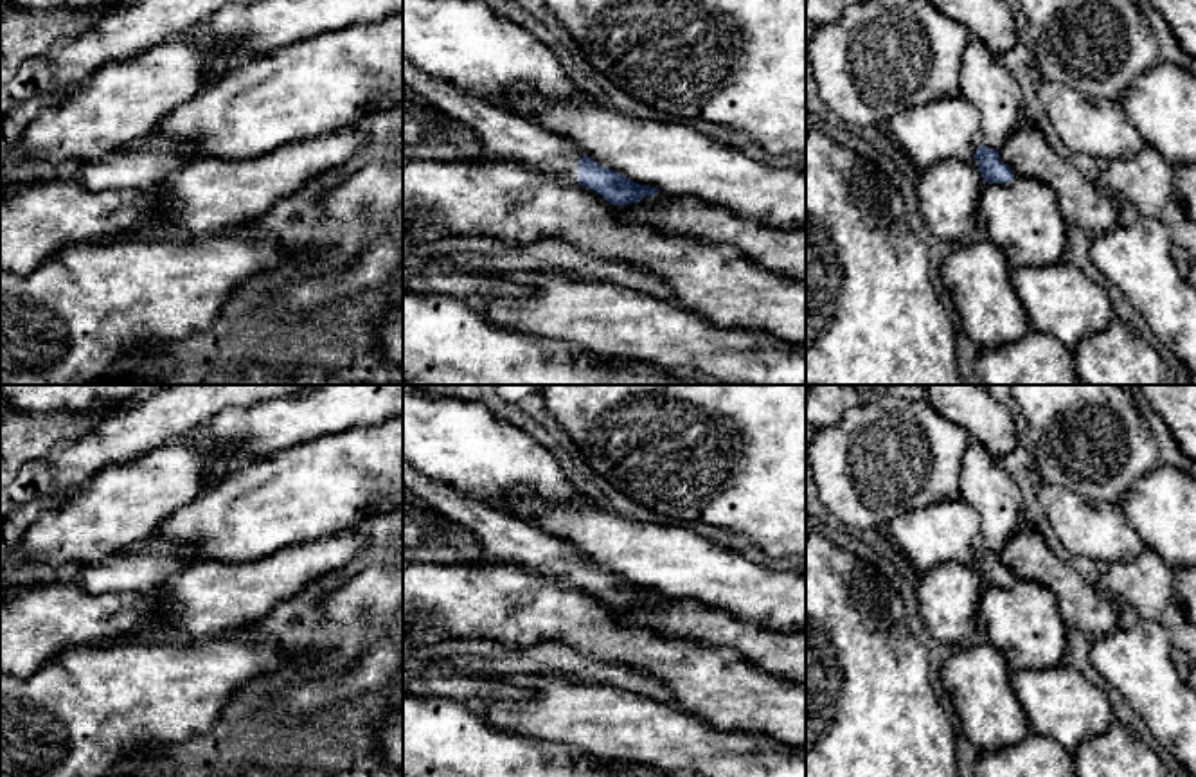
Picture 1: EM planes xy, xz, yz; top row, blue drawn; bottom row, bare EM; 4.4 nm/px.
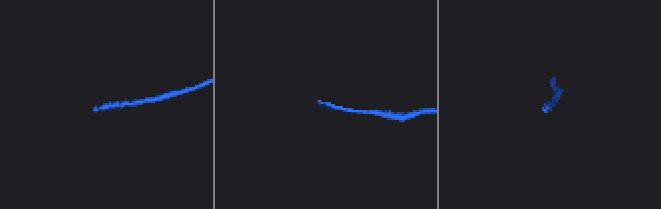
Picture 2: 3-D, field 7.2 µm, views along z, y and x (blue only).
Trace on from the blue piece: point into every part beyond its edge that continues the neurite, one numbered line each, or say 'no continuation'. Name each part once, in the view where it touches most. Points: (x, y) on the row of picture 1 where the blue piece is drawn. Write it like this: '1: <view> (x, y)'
1: xz (506, 135)

